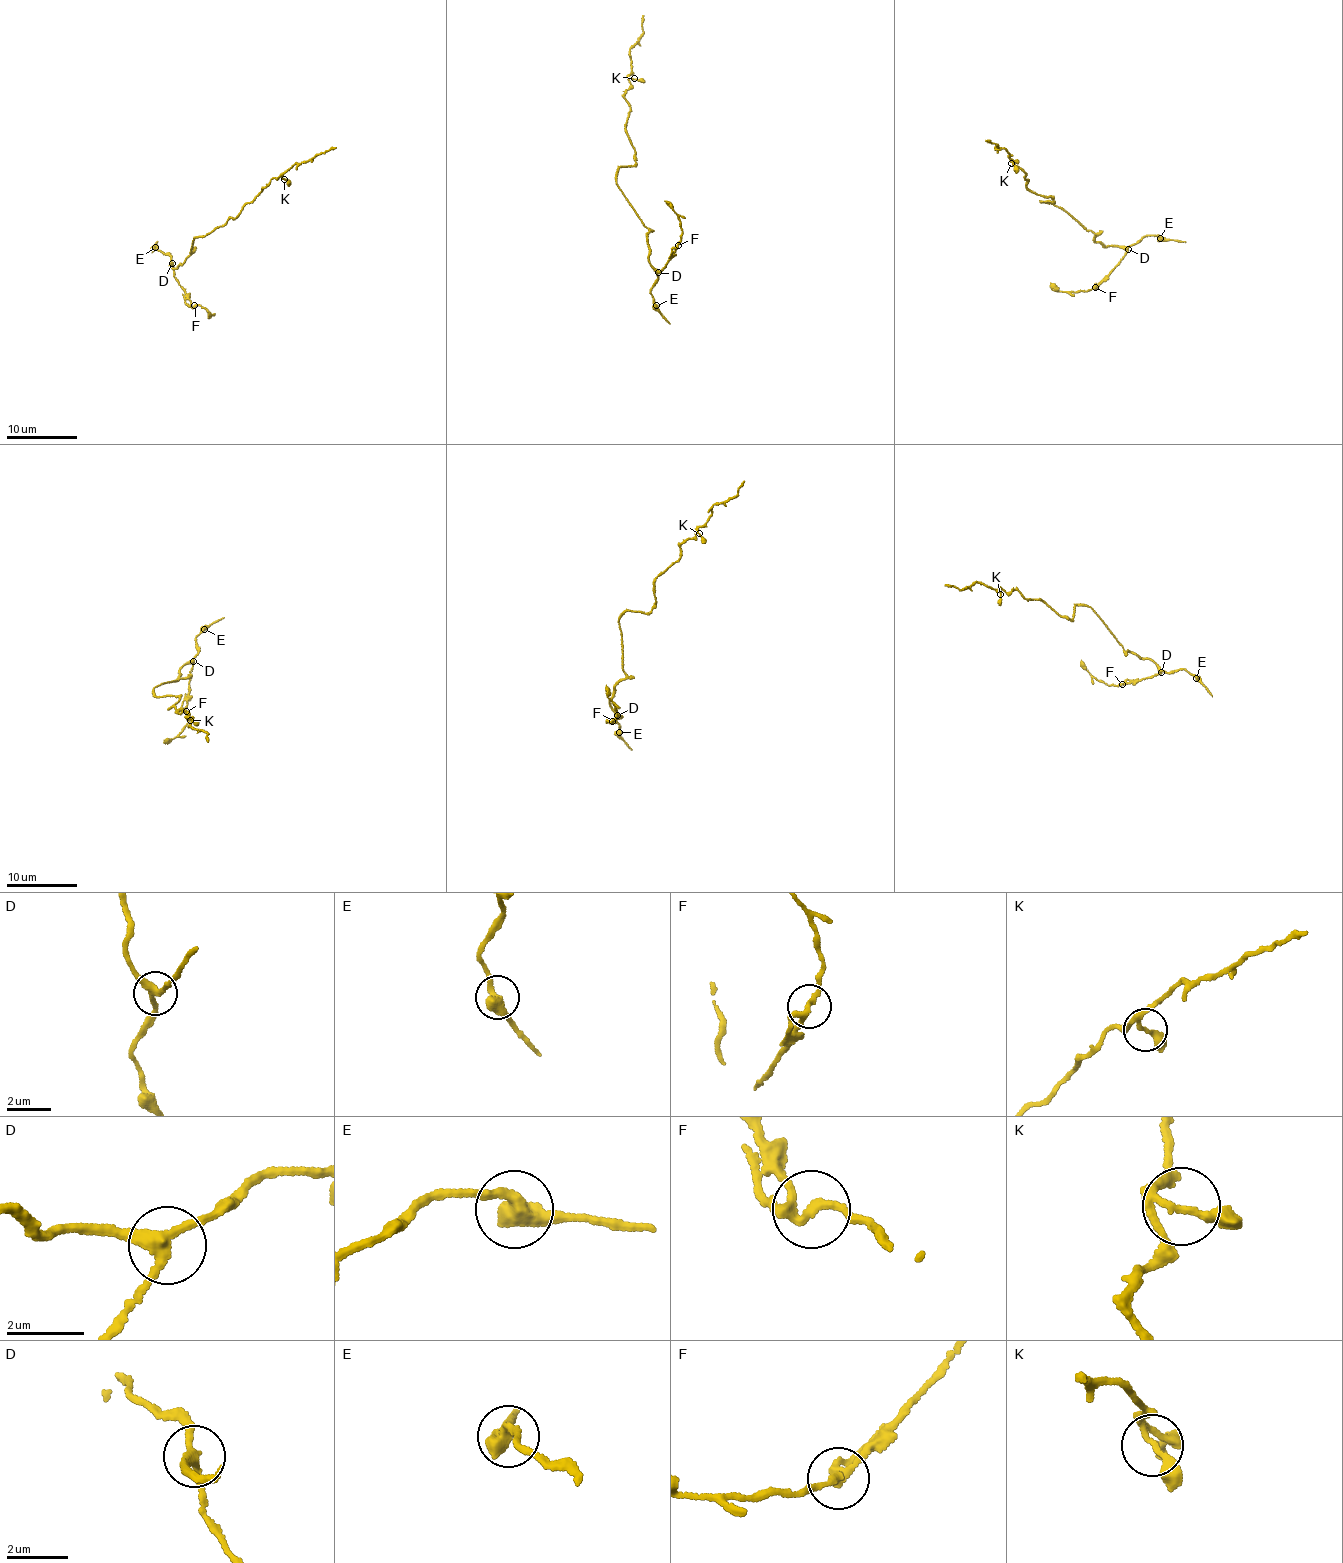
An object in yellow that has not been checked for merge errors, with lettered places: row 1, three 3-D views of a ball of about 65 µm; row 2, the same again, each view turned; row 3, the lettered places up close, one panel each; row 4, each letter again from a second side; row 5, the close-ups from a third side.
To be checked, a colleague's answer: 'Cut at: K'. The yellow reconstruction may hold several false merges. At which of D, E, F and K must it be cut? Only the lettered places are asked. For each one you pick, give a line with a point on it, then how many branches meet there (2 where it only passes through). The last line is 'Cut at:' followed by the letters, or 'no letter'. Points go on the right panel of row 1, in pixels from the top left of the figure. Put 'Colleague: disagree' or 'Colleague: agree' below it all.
Cut at: no letter
Colleague: disagree

